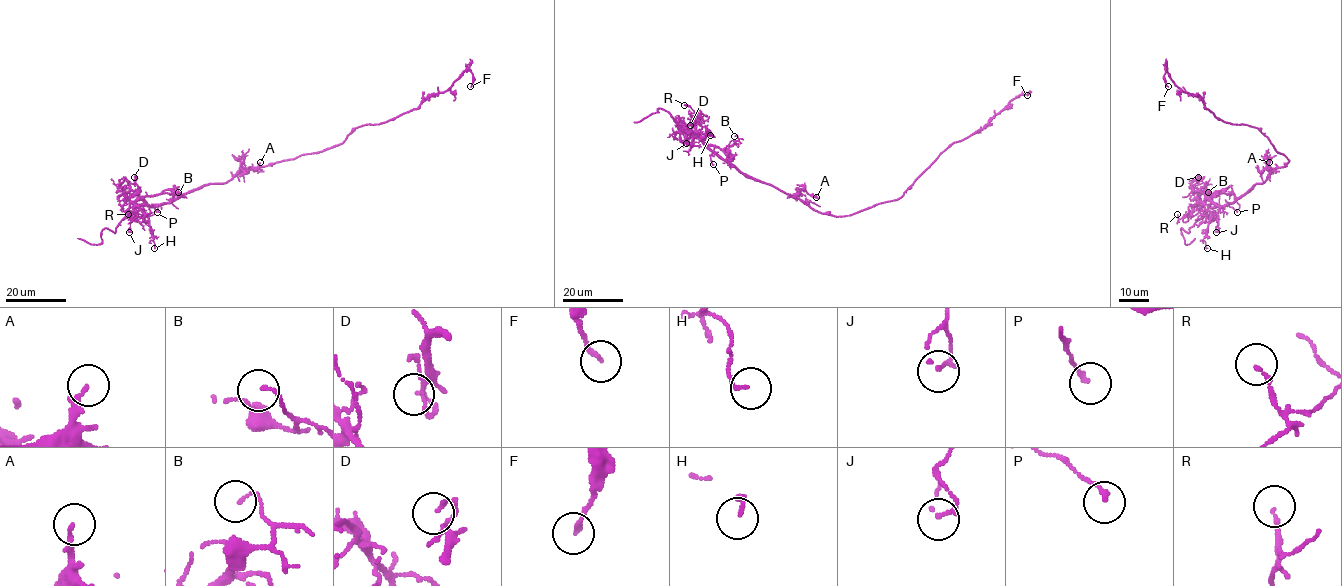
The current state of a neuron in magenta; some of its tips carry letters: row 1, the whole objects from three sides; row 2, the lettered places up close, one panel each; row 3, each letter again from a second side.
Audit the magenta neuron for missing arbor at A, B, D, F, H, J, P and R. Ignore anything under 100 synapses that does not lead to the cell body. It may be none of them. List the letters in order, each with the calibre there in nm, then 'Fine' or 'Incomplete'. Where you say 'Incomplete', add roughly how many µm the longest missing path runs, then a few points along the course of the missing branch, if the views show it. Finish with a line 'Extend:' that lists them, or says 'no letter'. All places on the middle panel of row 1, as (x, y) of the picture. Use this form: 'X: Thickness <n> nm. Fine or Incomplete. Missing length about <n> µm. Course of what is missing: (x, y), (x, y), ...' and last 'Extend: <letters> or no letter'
A: Thickness 180 nm. Fine
B: Thickness 110 nm. Fine
D: Thickness 140 nm. Fine
F: Thickness 160 nm. Fine
H: Thickness 120 nm. Fine
J: Thickness 150 nm. Fine
P: Thickness 140 nm. Fine
R: Thickness 130 nm. Fine
Extend: no letter

